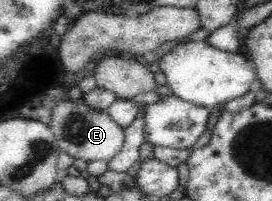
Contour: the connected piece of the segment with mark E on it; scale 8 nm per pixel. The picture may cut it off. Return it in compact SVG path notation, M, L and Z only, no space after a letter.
M63 98L61 103L56 103L51 111L49 124L51 131L57 138L59 149L71 157L83 161L110 159L120 150L124 142L123 128L110 116L108 110L95 110L80 99L71 100Z

